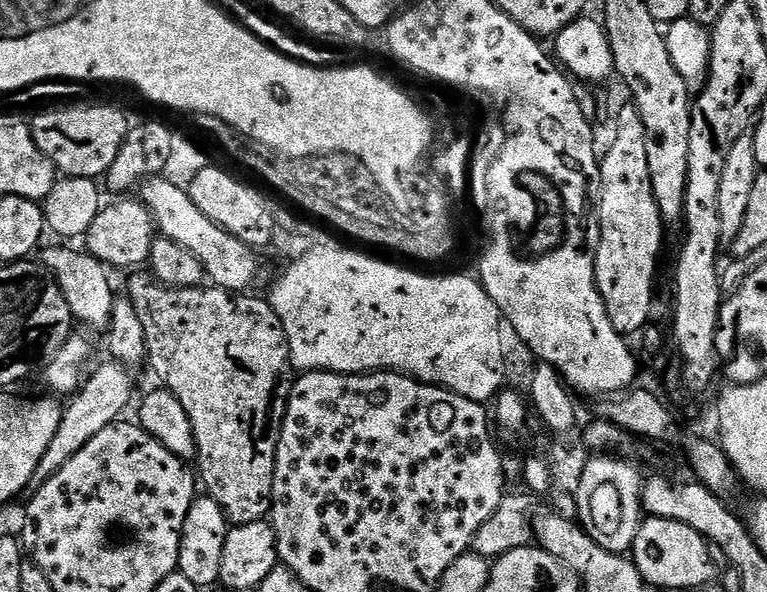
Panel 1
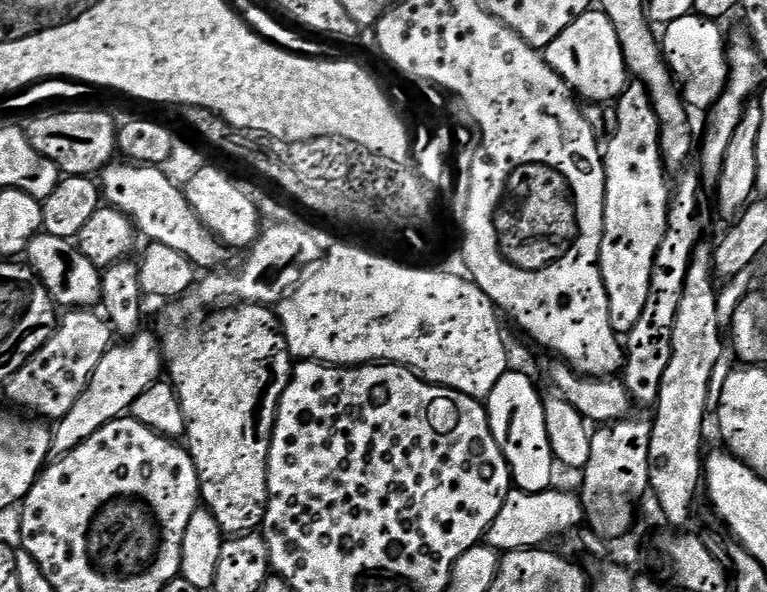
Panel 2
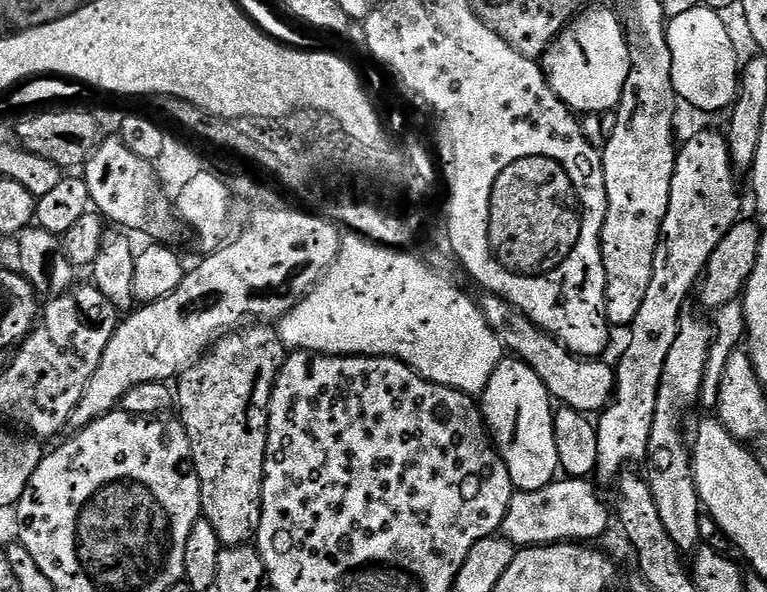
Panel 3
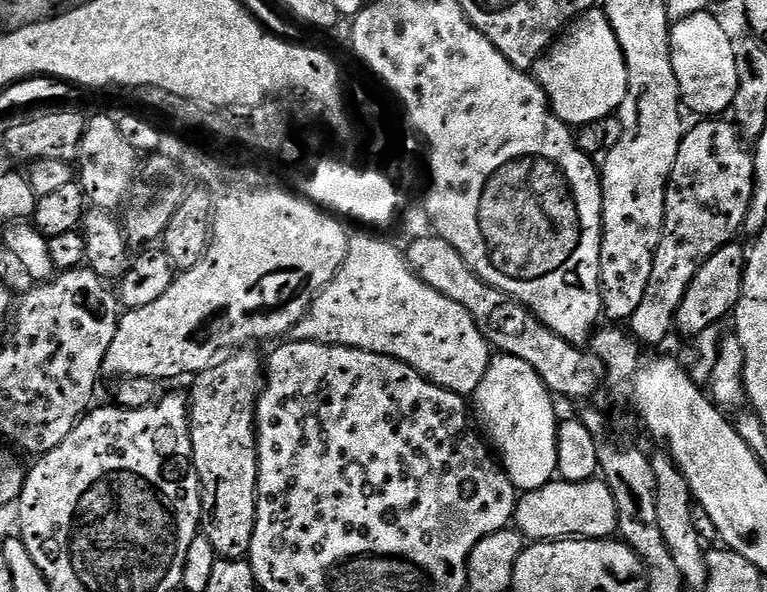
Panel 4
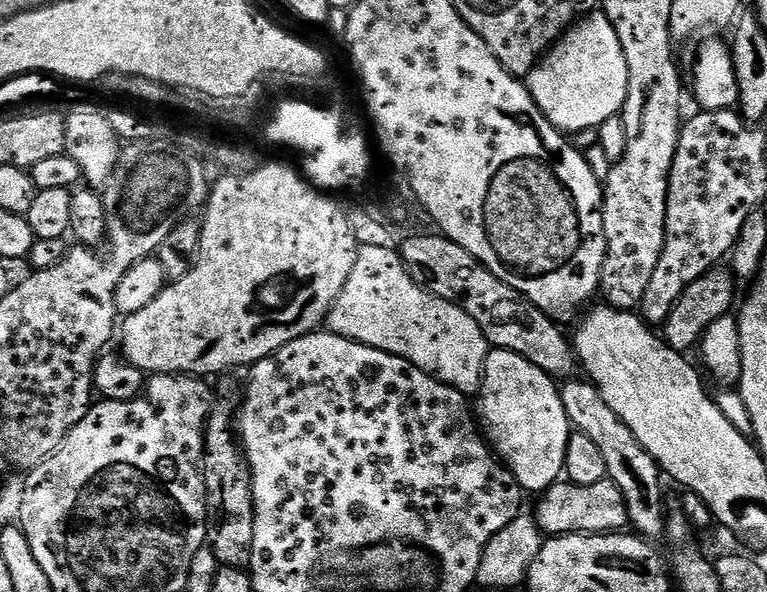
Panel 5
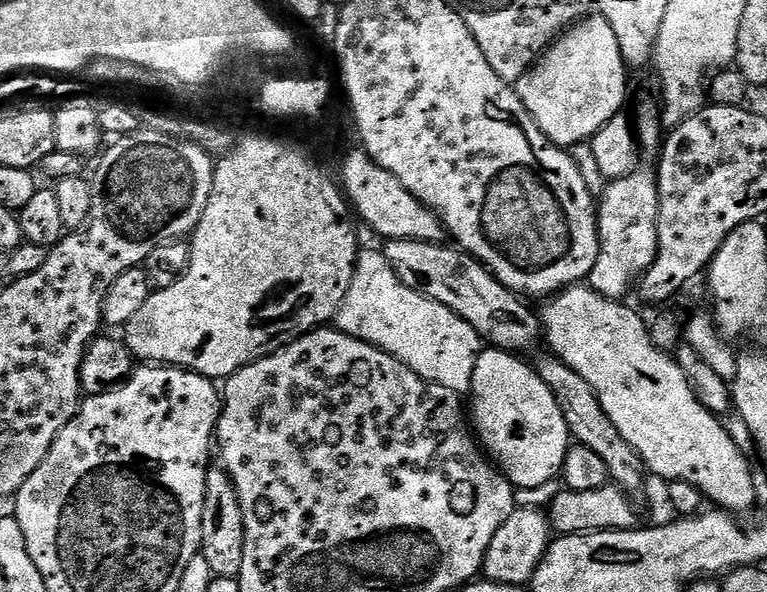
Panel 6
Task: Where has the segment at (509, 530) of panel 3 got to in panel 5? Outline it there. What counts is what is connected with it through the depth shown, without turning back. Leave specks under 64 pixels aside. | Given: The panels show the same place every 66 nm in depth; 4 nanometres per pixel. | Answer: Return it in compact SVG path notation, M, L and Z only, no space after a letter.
M607 478L602 482L594 482L594 486L578 486L571 482L557 482L551 484L542 493L539 500L540 505L537 506L536 512L534 511L534 519L541 533L548 538L575 536L577 534L620 534L629 527L626 502L622 498L618 486L614 486L614 482Z

